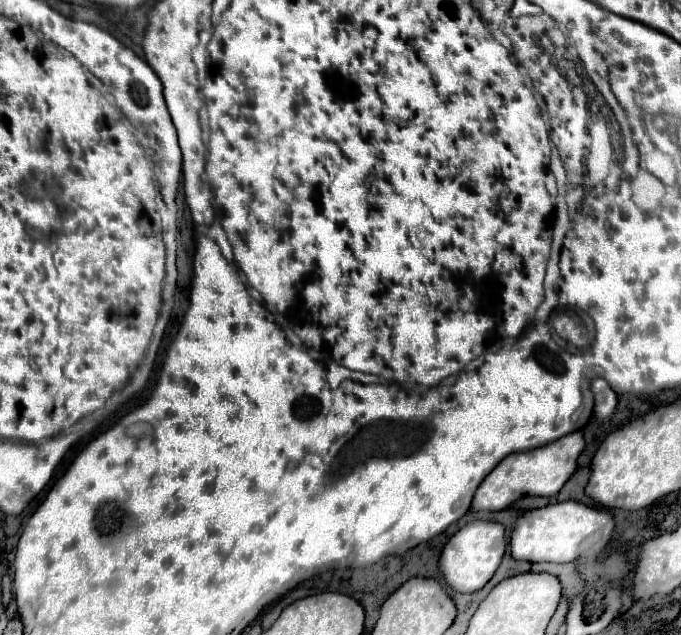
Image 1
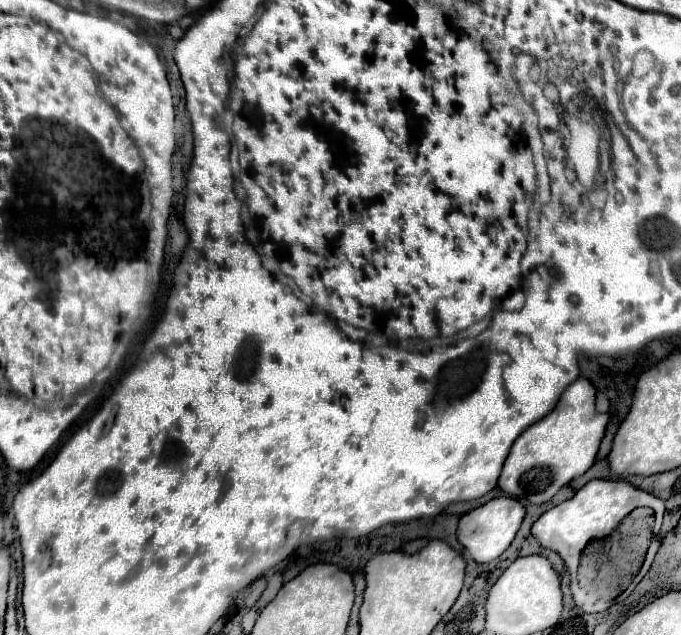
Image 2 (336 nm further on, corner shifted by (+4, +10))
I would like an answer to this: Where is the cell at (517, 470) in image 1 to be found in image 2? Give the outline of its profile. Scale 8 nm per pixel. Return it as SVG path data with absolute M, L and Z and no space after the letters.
M588 379L574 381L560 397L558 405L542 421L530 425L512 445L504 463L498 487L510 497L546 503L560 487L568 485L574 477L584 475L596 461L600 441L604 437L608 415L594 411L594 387Z

